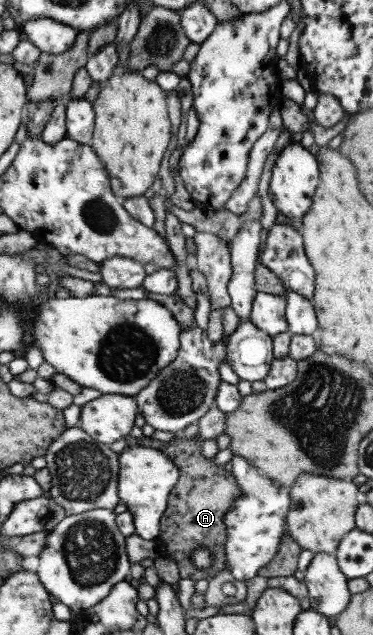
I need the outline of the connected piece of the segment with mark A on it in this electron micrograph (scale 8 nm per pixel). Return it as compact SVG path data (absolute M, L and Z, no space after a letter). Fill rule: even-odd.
M178 434L175 439L164 443L164 452L180 467L180 480L176 485L174 492L171 494L167 512L163 516L163 533L158 538L159 543L159 555L169 557L173 559L179 568L179 574L182 579L206 580L212 581L218 572L222 572L224 569L228 569L227 562L227 540L228 540L228 525L226 516L228 510L231 510L232 504L244 494L242 487L234 471L228 471L224 468L224 465L214 464L213 458L206 458L202 454L202 444L204 444L204 438L200 435L187 439L182 437L182 434ZM196 547L210 547L210 551L214 553L214 566L206 568L206 570L200 570L194 562L192 562L192 551Z

